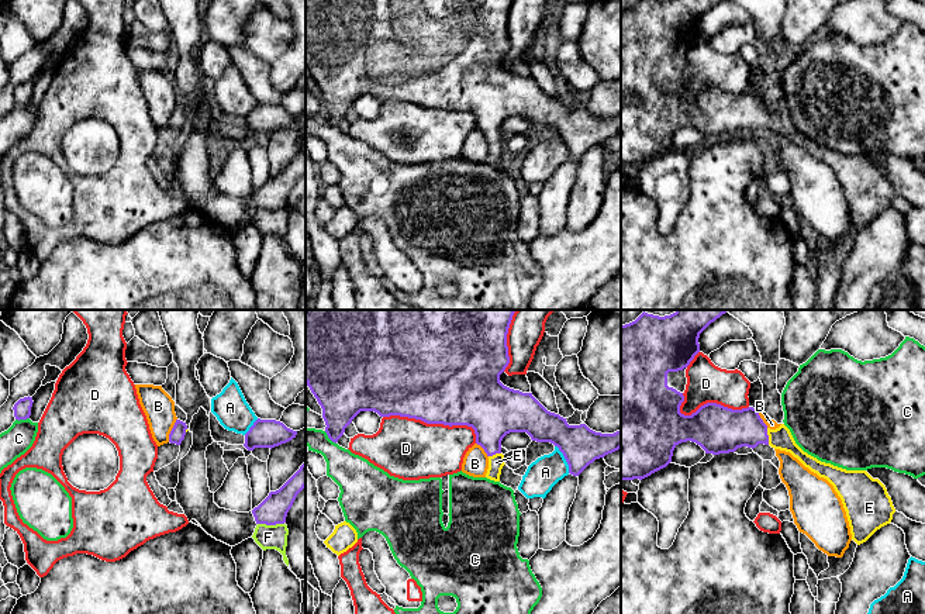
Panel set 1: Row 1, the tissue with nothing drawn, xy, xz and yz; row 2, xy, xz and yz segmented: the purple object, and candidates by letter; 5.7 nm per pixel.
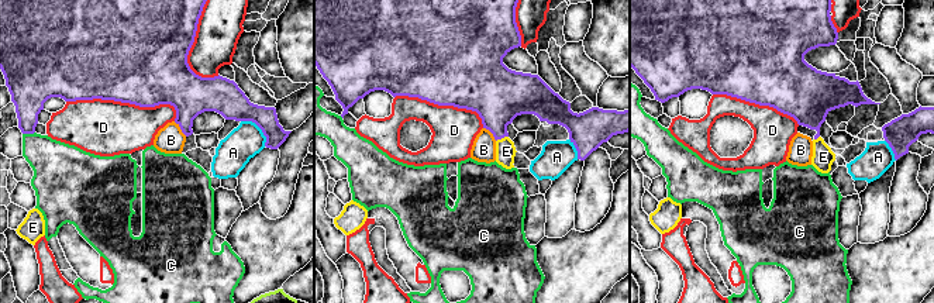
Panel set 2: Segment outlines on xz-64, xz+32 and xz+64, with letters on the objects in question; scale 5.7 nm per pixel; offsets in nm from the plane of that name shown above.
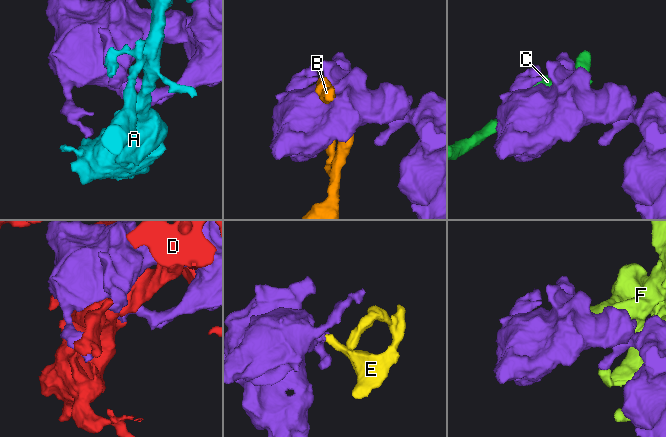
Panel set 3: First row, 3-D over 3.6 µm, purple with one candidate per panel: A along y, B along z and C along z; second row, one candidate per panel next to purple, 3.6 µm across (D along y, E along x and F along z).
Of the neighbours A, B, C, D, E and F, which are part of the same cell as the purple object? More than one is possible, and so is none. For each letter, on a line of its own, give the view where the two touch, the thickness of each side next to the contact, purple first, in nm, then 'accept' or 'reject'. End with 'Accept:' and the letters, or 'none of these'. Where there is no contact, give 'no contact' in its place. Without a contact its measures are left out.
A: meets purple in xz; 220 nm thick on the purple side, 180 nm on the other; reject
B: meets purple in xy; 90 nm thick on the purple side, 180 nm on the other; reject
C: meets purple in xz; 260 nm thick on the purple side, 220 nm on the other; reject
D: meets purple in xz; 500 nm thick on the purple side, 340 nm on the other; reject
E: meets purple in yz; 260 nm thick on the purple side, 130 nm on the other; accept
F: meets purple in xy; 160 nm thick on the purple side, 140 nm on the other; reject
Accept: E

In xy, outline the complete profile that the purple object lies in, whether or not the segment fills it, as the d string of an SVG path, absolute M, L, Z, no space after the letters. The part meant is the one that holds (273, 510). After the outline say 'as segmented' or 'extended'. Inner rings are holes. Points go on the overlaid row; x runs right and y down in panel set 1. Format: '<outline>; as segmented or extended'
M306 462L300 469L276 491L252 510L256 524L284 524L289 510L297 494L306 487Z; as segmented

